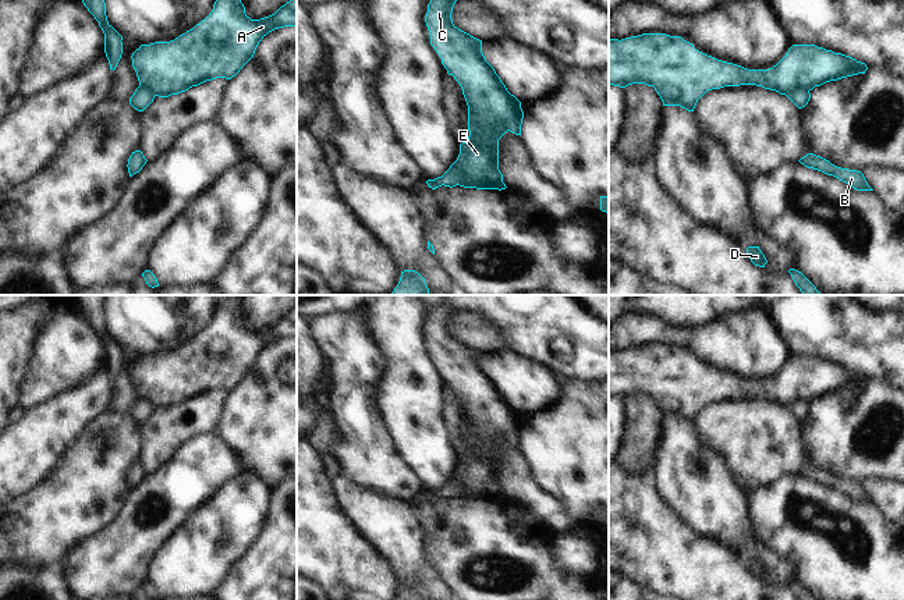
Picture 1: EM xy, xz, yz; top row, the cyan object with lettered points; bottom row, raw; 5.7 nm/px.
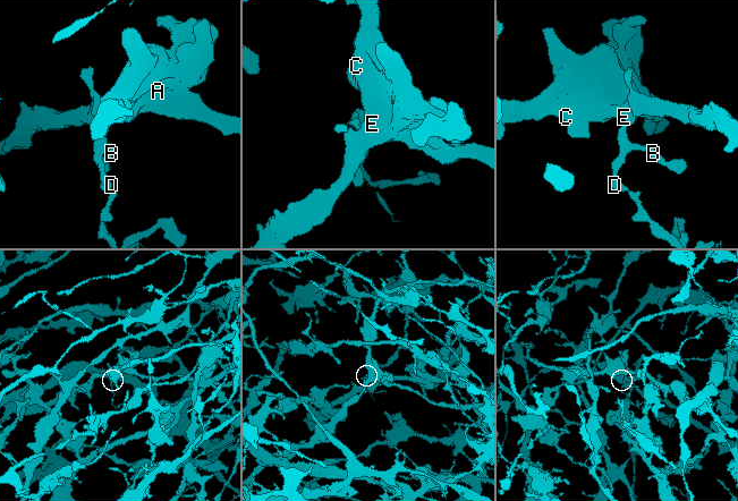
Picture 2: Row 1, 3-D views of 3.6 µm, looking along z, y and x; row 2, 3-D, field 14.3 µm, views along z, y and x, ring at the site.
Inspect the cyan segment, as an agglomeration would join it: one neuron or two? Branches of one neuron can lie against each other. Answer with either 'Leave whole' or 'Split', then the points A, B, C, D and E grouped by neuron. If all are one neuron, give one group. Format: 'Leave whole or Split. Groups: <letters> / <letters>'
Split. Groups: A C E / B D.

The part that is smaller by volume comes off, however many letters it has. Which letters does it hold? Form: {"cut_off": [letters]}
{"cut_off": ["B", "D"]}

